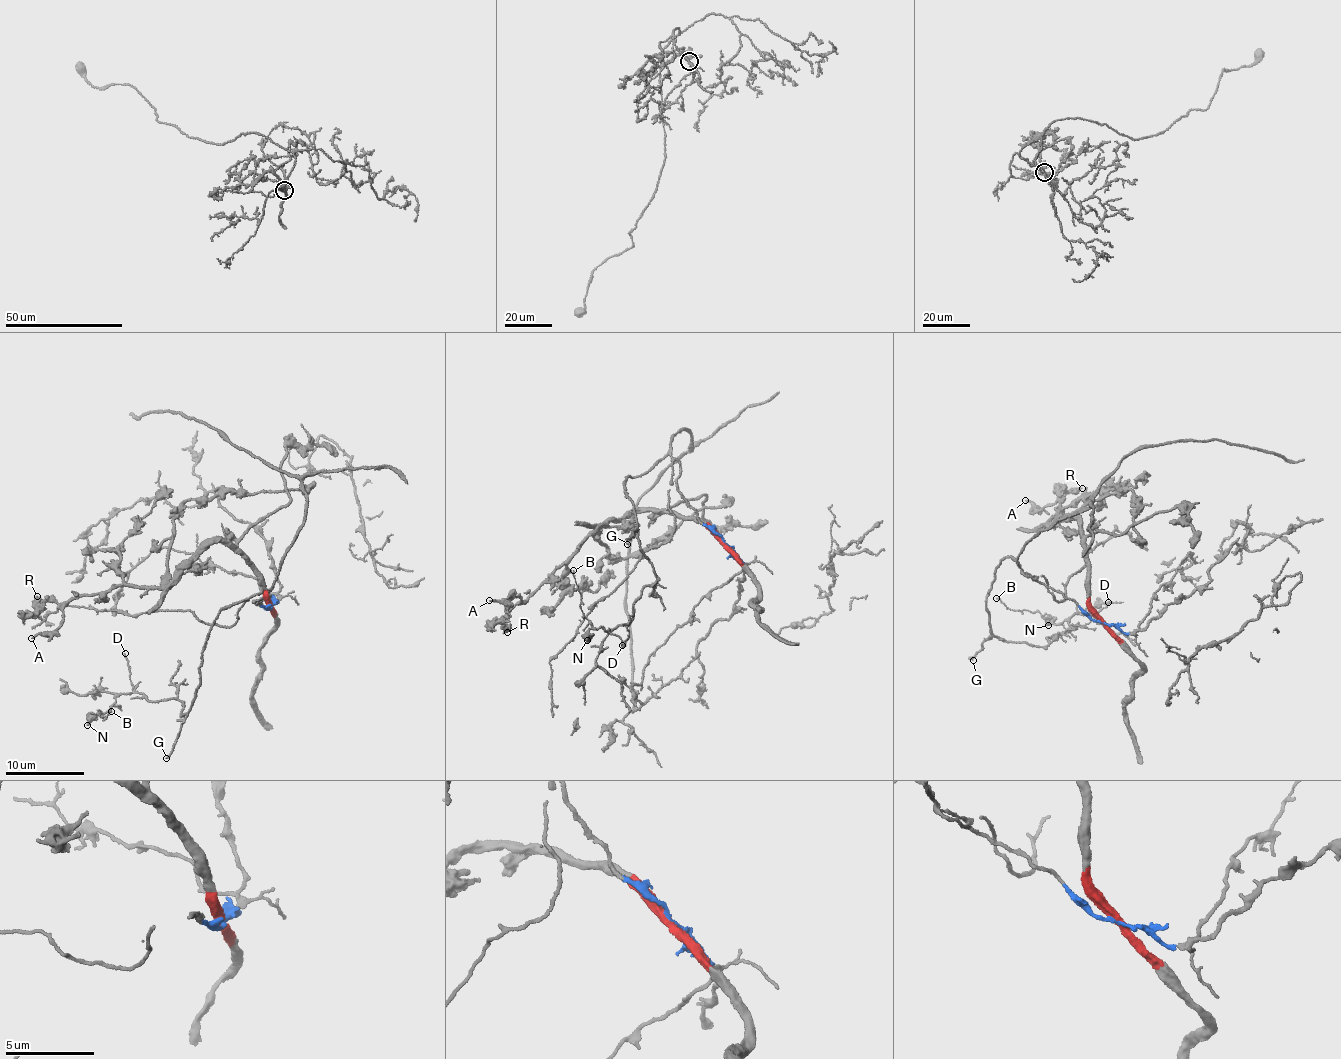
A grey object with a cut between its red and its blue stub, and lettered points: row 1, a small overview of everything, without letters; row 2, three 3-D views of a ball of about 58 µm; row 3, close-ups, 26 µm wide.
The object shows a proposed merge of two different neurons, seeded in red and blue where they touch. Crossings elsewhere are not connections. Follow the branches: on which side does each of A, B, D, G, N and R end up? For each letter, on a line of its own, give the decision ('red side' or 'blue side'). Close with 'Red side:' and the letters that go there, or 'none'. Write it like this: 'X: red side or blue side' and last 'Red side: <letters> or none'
A: red side
B: blue side
D: blue side
G: blue side
N: blue side
R: red side
Red side: A, R

